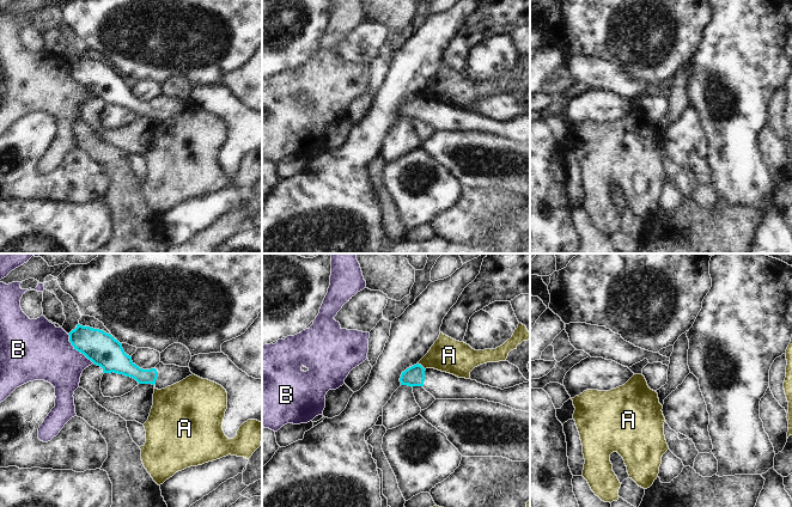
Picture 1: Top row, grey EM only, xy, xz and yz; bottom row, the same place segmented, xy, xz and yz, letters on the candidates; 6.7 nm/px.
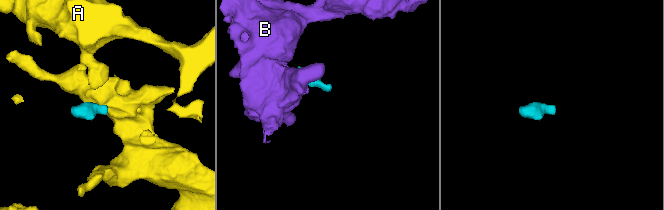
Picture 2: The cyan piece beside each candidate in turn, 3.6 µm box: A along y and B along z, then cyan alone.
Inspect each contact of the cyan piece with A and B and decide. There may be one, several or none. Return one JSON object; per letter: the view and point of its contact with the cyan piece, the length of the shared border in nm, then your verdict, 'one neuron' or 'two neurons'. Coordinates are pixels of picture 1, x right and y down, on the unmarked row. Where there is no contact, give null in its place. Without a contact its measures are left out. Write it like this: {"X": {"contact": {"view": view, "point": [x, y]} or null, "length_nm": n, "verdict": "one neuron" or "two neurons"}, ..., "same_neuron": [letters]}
{"A": {"contact": {"view": "xz", "point": [421, 98]}, "length_nm": 70, "verdict": "two neurons"}, "B": {"contact": {"view": "xy", "point": [78, 83]}, "length_nm": 260, "verdict": "two neurons"}, "same_neuron": []}

